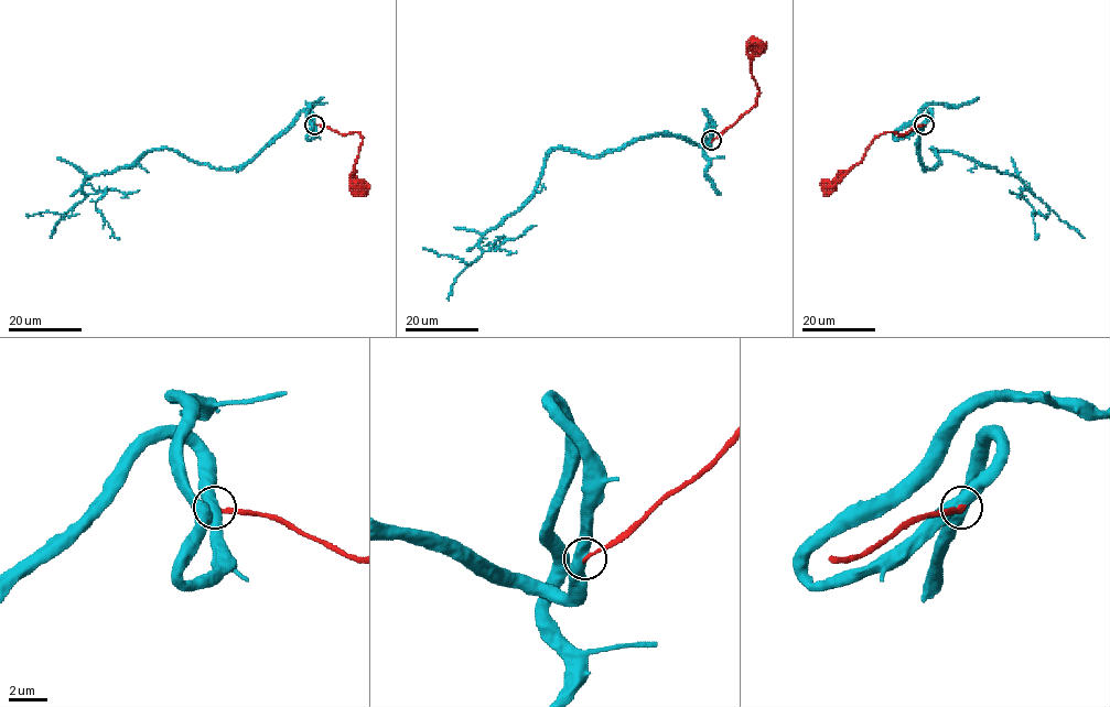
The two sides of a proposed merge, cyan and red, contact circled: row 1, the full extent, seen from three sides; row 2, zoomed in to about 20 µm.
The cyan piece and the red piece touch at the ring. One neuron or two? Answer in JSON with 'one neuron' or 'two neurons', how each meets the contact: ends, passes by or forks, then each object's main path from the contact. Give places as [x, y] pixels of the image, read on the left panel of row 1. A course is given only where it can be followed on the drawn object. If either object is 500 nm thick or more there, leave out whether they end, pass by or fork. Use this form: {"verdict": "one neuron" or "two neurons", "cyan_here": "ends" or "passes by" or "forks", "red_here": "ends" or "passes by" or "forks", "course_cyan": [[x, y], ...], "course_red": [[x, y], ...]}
{"verdict": "two neurons", "course_cyan": [[314, 124], [302, 111], [232, 167], [153, 149], [93, 174], [83, 191], [107, 188], [96, 207], [119, 239]], "course_red": [[314, 124], [343, 134], [359, 133], [353, 173], [357, 185]]}

